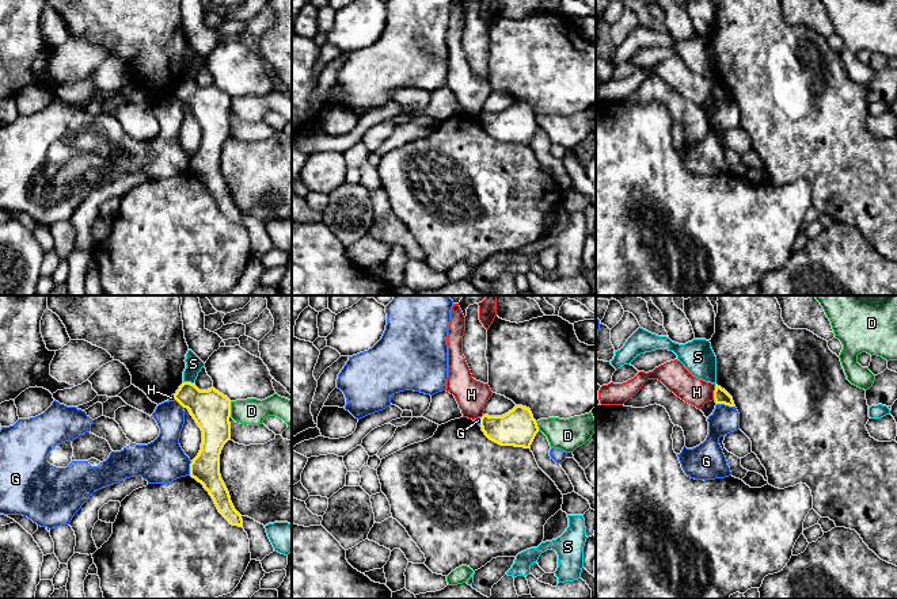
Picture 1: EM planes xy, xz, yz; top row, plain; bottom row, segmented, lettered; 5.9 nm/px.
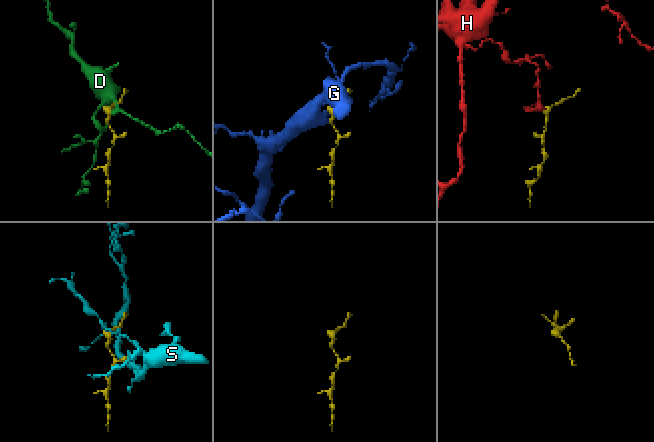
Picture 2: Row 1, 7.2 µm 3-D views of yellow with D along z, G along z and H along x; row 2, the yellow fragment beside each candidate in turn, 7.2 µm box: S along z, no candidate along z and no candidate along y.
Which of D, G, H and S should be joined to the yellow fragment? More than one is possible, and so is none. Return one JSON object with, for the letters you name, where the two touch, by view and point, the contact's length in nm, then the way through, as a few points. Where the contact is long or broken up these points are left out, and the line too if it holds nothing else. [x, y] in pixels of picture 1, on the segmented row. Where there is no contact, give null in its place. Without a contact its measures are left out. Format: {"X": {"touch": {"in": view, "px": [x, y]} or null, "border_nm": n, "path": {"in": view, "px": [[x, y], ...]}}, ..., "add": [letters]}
{"add": []}

